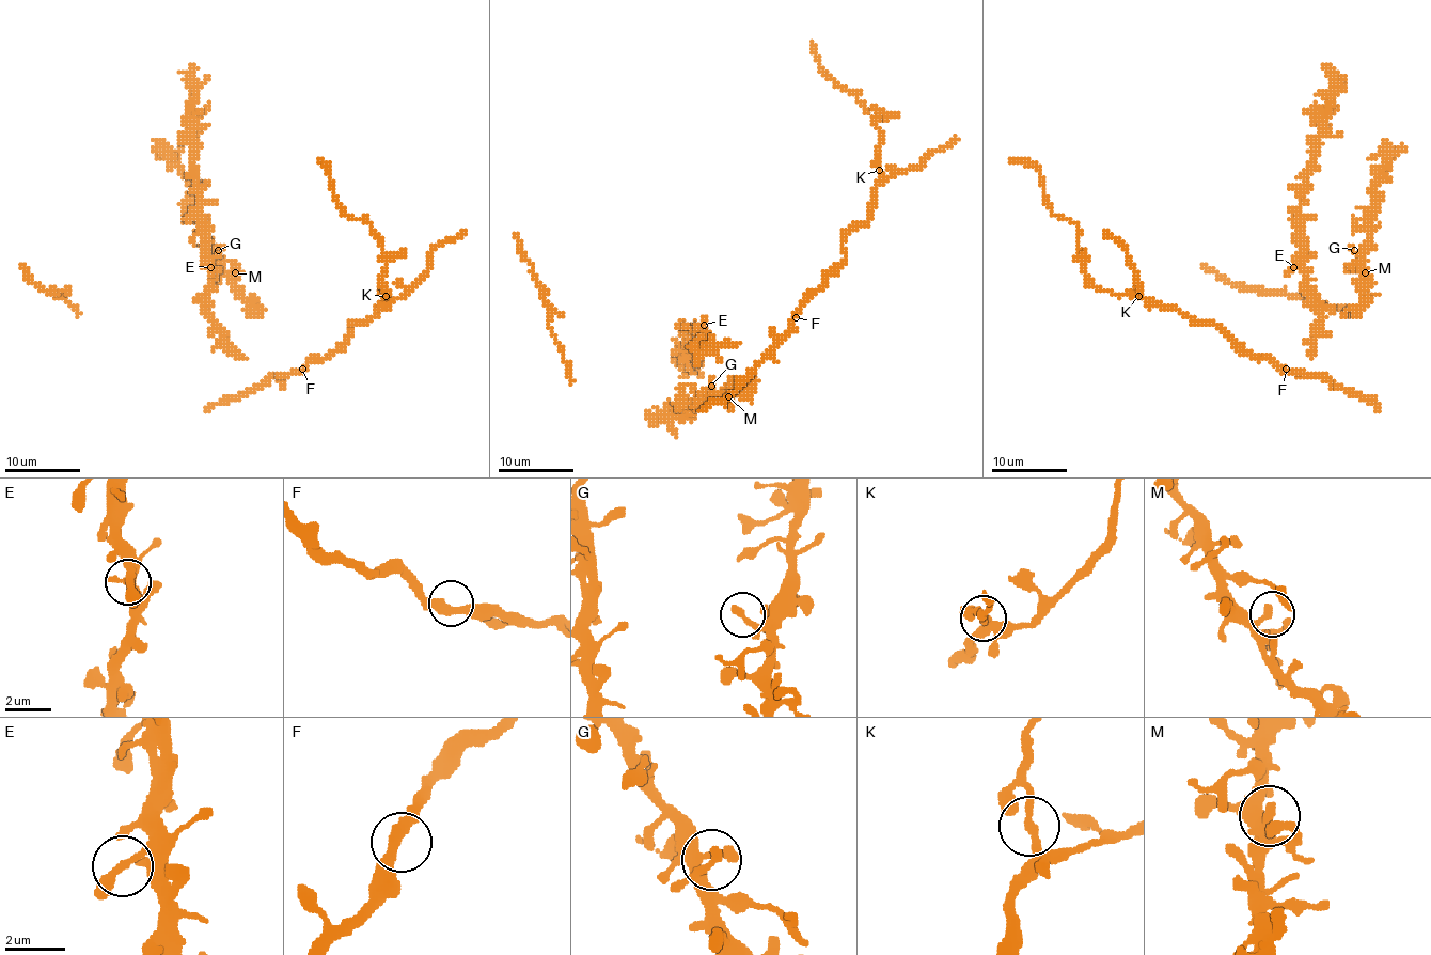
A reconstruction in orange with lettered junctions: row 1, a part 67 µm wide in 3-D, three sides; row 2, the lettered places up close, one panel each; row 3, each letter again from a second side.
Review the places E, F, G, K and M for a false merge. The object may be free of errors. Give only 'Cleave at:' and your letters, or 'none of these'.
Cleave at: none of these

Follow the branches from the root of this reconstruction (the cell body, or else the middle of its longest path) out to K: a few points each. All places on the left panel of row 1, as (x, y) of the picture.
K: (302, 371), (312, 358), (331, 356), (351, 335), (349, 324), (366, 322), (388, 299), (386, 295)

